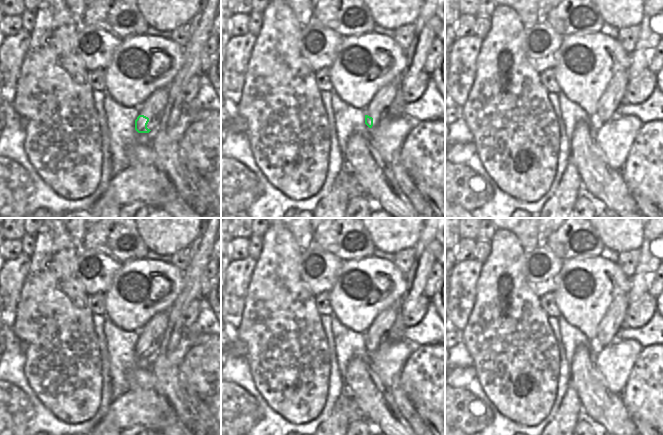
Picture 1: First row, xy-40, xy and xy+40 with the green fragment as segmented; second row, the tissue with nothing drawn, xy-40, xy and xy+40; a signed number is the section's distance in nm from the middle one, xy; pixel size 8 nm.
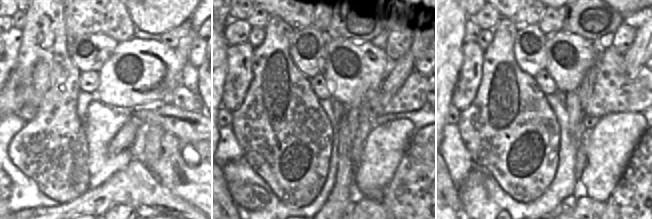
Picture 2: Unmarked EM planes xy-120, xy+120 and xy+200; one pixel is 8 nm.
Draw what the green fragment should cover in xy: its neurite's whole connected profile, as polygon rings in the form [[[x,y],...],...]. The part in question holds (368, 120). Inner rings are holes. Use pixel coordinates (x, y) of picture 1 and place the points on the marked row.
[[[392,83],[377,92],[365,110],[365,124],[369,128],[376,129],[387,117],[394,98],[395,86]]]

